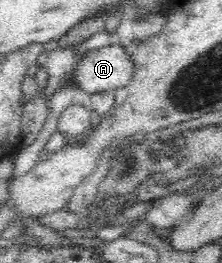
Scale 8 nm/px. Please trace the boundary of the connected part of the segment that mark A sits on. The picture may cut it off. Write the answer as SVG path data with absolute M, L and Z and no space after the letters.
M117 42L93 49L72 66L64 80L70 78L88 96L128 86L134 77L131 51Z

